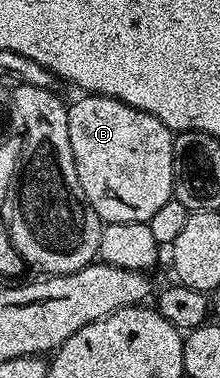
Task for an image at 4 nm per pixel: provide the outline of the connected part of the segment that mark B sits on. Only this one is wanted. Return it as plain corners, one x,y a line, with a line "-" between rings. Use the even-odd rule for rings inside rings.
85,93
74,103
68,104
67,113
67,133
71,133
71,153
75,153
75,173
79,173
79,185
95,213
101,218
102,224
107,223
148,223
151,217
155,217
155,212
162,205
167,205
167,201
173,198
173,137
174,132
170,131
159,117
147,113
143,109
135,109
118,99
112,99
109,95
95,95

